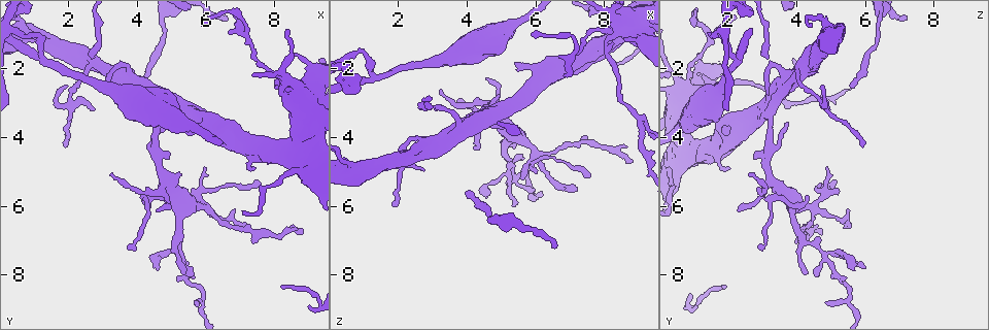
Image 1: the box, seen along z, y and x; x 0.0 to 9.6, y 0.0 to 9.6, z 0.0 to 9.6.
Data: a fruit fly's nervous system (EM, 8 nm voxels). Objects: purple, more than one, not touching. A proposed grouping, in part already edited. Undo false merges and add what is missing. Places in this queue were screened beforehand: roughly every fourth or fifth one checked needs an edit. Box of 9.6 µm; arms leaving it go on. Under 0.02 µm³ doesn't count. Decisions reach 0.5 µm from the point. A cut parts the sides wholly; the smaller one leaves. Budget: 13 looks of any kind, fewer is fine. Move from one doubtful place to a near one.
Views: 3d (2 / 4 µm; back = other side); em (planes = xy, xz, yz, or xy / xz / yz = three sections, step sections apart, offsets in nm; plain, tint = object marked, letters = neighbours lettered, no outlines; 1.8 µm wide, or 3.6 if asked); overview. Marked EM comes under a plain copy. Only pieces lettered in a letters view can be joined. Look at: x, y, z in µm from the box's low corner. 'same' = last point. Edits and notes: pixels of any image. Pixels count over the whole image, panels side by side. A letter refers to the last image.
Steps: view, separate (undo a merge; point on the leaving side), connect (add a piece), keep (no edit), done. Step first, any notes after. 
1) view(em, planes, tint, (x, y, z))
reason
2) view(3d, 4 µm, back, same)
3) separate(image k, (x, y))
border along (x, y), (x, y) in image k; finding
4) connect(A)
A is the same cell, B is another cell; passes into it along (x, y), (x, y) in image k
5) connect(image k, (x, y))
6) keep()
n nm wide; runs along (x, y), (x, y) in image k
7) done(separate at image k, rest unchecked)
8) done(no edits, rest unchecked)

view(em, xy, step 8, tint, (3.95, 2.55, 5.55))
thin end

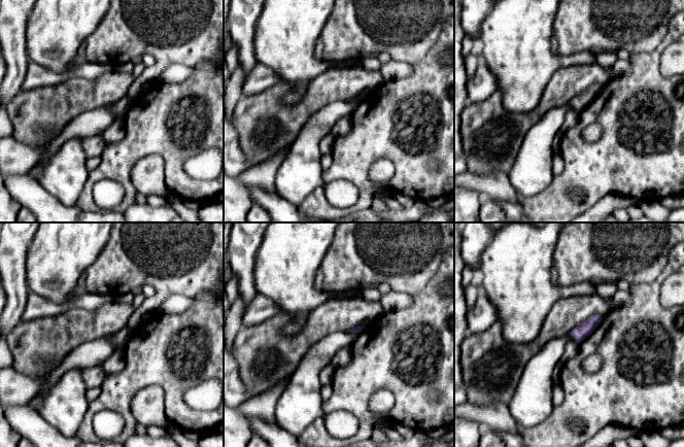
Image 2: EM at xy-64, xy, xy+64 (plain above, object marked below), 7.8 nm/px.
view(em, planes, letters, same)

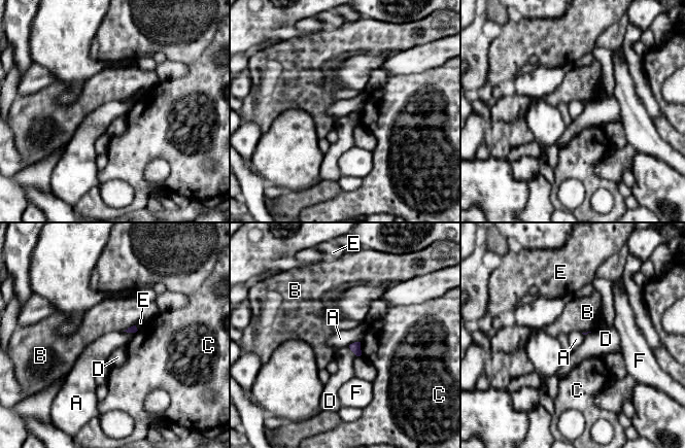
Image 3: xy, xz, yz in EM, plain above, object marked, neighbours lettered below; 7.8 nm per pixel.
keep()
A, B, C, D, E and F are other cells; border along (360, 341), (354, 341), (348, 345) in image 3; no lettered piece goes on from it

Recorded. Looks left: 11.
view(em, xz, step 8, tint, (1.20, 1.65, 2.25))
two arms in line, one across

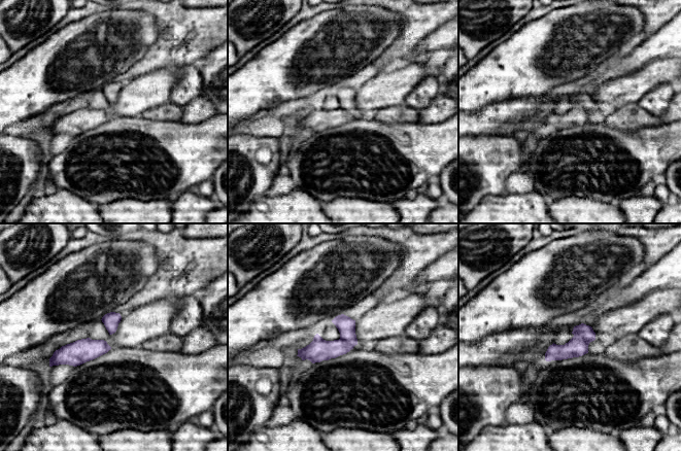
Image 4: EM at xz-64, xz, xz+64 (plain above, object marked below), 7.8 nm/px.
view(em, planes, letters, same)

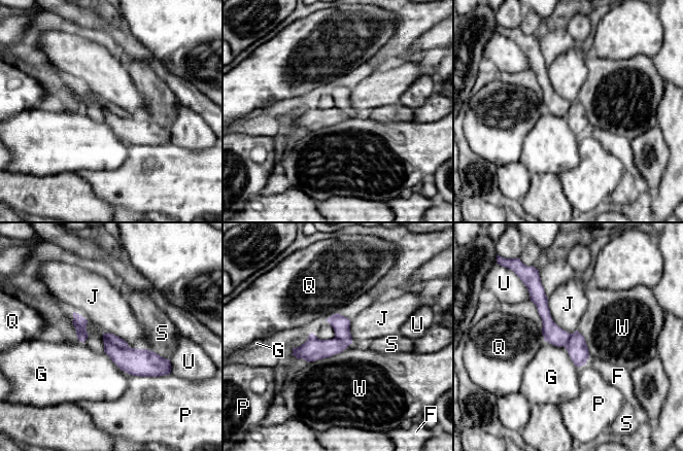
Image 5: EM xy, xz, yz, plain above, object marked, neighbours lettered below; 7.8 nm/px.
separate(image 5, (111, 338))
140 nm wide; F, G, J, P, Q, S, U and W are other cells; the part that leaves runs along (537, 285), (549, 327), (564, 344) in image 5; two neurons meet here

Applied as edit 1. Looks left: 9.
view(em, planes, letters, (5.15, 3.10, 3.00))
calibre changes

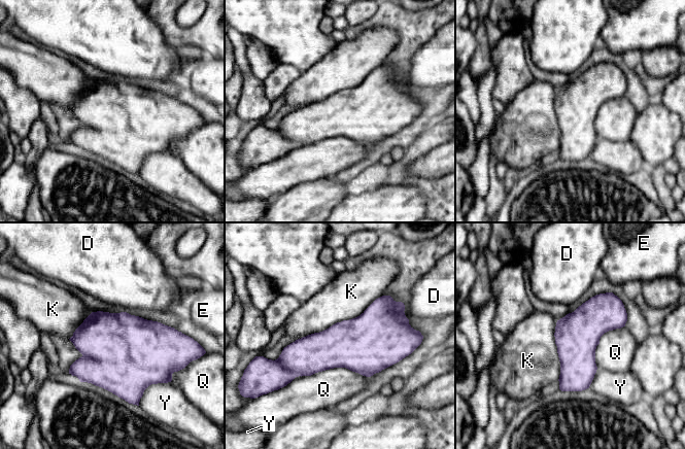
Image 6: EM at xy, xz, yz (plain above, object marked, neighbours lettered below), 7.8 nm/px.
keep()
D, E, K, Q and Y are other cells; border along (382, 295), (358, 315), (297, 340) in image 6; all the same neuron

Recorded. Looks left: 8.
view(3d, 2 µm, (4.55, 6.10, 2.25))
thin end

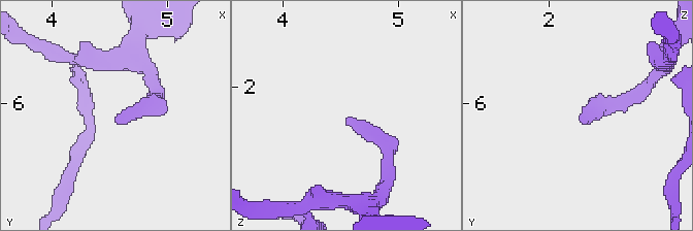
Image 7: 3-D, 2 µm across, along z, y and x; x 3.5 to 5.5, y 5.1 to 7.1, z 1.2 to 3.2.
view(em, planes, letters, (4.60, 6.08, 2.28))

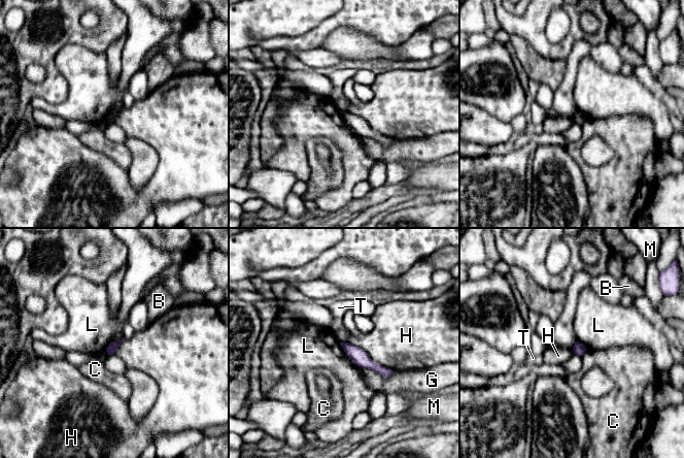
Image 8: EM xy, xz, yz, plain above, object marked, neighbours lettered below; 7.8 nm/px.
keep()
80 nm wide; B, C, G, H, L, M and T are other cells; border along (339, 342), (346, 355), (363, 368) in image 8; no lettered piece goes on from it

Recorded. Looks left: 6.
view(em, planes, letters, (5.30, 8.05, 4.25))
thin end

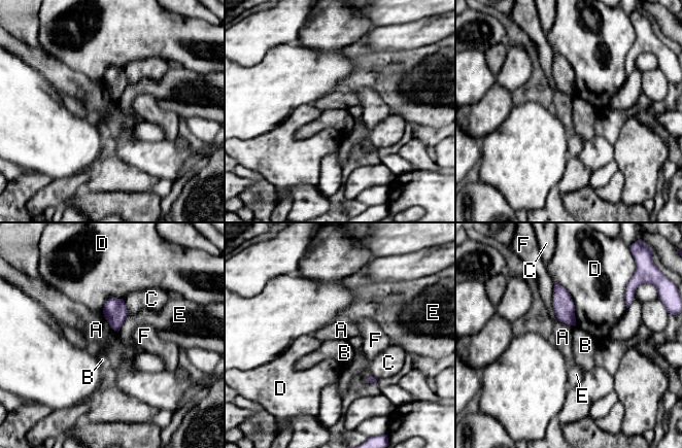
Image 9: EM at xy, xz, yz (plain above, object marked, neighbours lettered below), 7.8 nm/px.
keep()
90 nm wide; A, B, C, D, E and F are other cells; border along (103, 316), (117, 332) in image 9; none of them fits

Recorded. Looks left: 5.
done(separate at image 5, rest unchecked)

